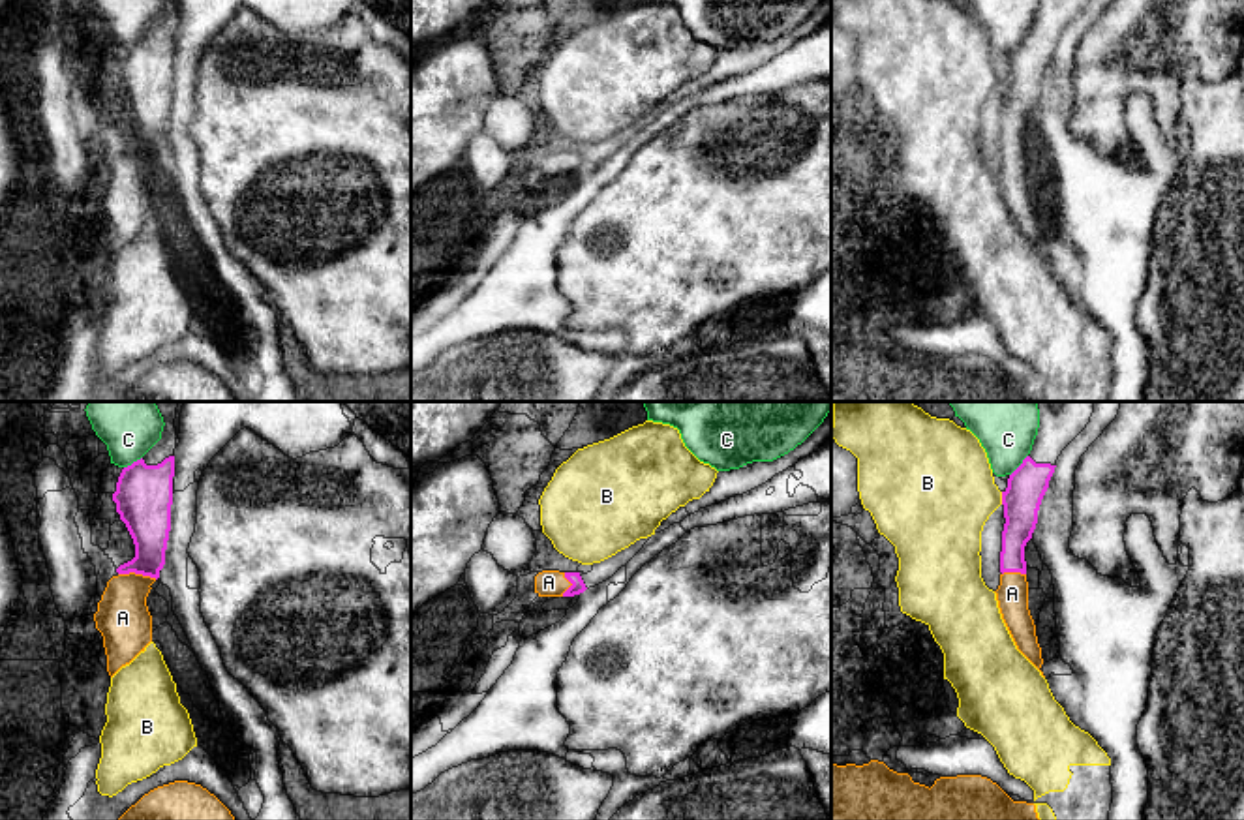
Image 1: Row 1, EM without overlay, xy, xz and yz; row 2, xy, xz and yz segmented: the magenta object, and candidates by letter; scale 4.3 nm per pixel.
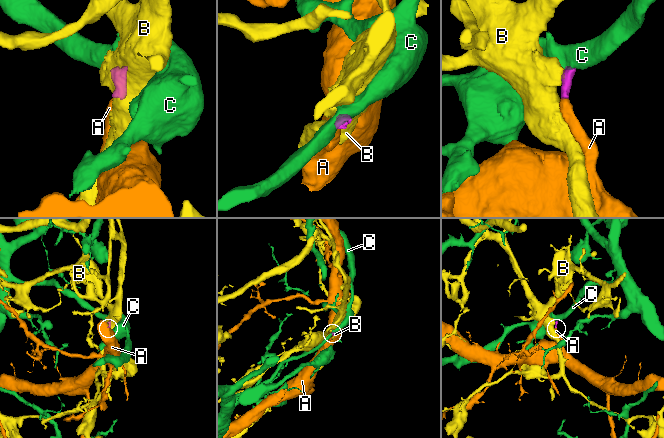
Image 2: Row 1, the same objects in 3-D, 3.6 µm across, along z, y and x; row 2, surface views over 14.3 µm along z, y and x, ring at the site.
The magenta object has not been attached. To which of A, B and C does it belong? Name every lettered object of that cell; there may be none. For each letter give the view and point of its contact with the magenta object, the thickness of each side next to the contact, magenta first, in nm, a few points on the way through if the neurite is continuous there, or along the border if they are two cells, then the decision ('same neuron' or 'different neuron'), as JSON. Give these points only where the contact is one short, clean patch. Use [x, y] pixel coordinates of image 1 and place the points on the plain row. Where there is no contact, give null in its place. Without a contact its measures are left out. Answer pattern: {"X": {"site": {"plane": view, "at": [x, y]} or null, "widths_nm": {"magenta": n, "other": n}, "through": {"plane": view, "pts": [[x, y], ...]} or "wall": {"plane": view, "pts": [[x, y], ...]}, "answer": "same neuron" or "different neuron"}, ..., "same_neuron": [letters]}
{"A": {"site": {"plane": "xy", "at": [137, 152]}, "widths_nm": {"magenta": 200, "other": 240}, "through": {"plane": "xy", "pts": [[147, 96], [147, 143], [137, 152], [124, 177], [122, 197]]}, "answer": "same neuron"}, "B": {"site": {"plane": "yz", "at": [1002, 77]}, "widths_nm": {"magenta": 170, "other": 440}, "wall": {"plane": "yz", "pts": [[1001, 72], [1002, 83]]}, "answer": "different neuron"}, "C": {"site": {"plane": "yz", "at": [1019, 45]}, "widths_nm": {"magenta": 170, "other": 190}, "wall": {"plane": "yz", "pts": [[1027, 34], [1010, 55]]}, "answer": "different neuron"}, "same_neuron": ["A"]}

